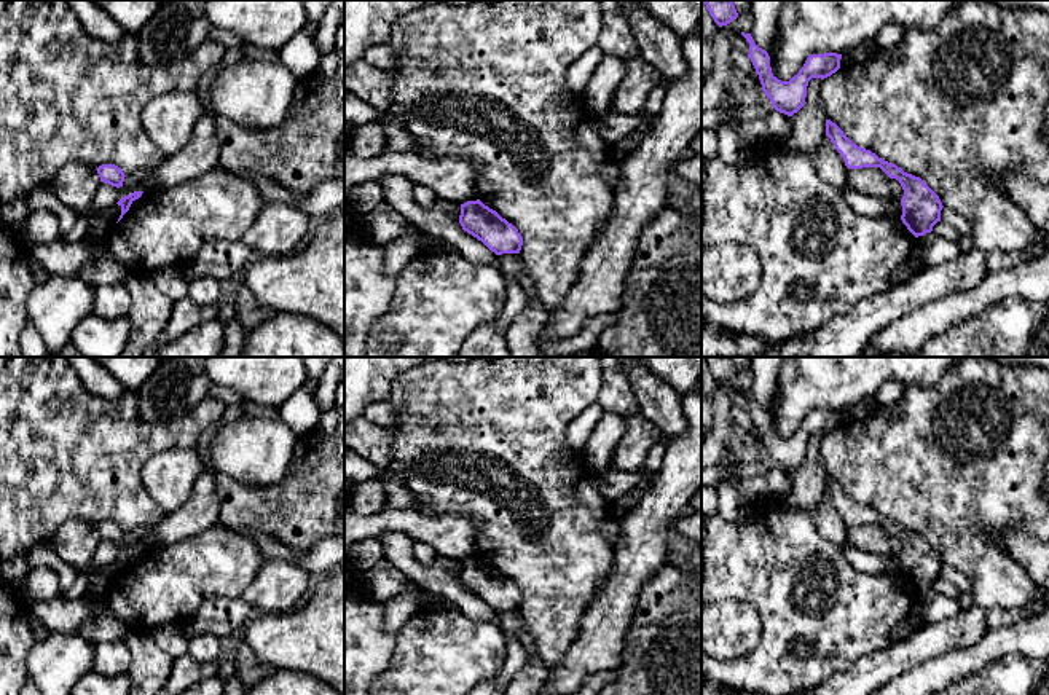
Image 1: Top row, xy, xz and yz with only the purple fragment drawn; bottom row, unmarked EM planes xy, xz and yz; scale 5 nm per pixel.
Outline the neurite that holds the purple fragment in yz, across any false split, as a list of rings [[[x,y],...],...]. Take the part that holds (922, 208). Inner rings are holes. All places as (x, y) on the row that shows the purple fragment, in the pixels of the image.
[[[826,120],[826,135],[848,169],[880,167],[890,179],[896,179],[901,183],[904,190],[901,220],[915,238],[931,233],[933,226],[941,222],[944,206],[939,196],[920,177],[907,174],[870,150],[858,147],[831,120]]]

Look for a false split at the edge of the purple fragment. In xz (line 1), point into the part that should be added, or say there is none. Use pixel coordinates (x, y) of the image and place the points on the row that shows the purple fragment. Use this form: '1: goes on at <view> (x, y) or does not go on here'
1: does not go on here

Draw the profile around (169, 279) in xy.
[[[164,266],[150,273],[155,285],[174,303],[188,296],[190,282],[180,271],[180,266]]]

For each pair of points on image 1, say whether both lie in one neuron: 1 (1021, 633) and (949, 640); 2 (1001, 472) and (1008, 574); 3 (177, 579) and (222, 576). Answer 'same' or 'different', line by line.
1: different
2: same
3: same

